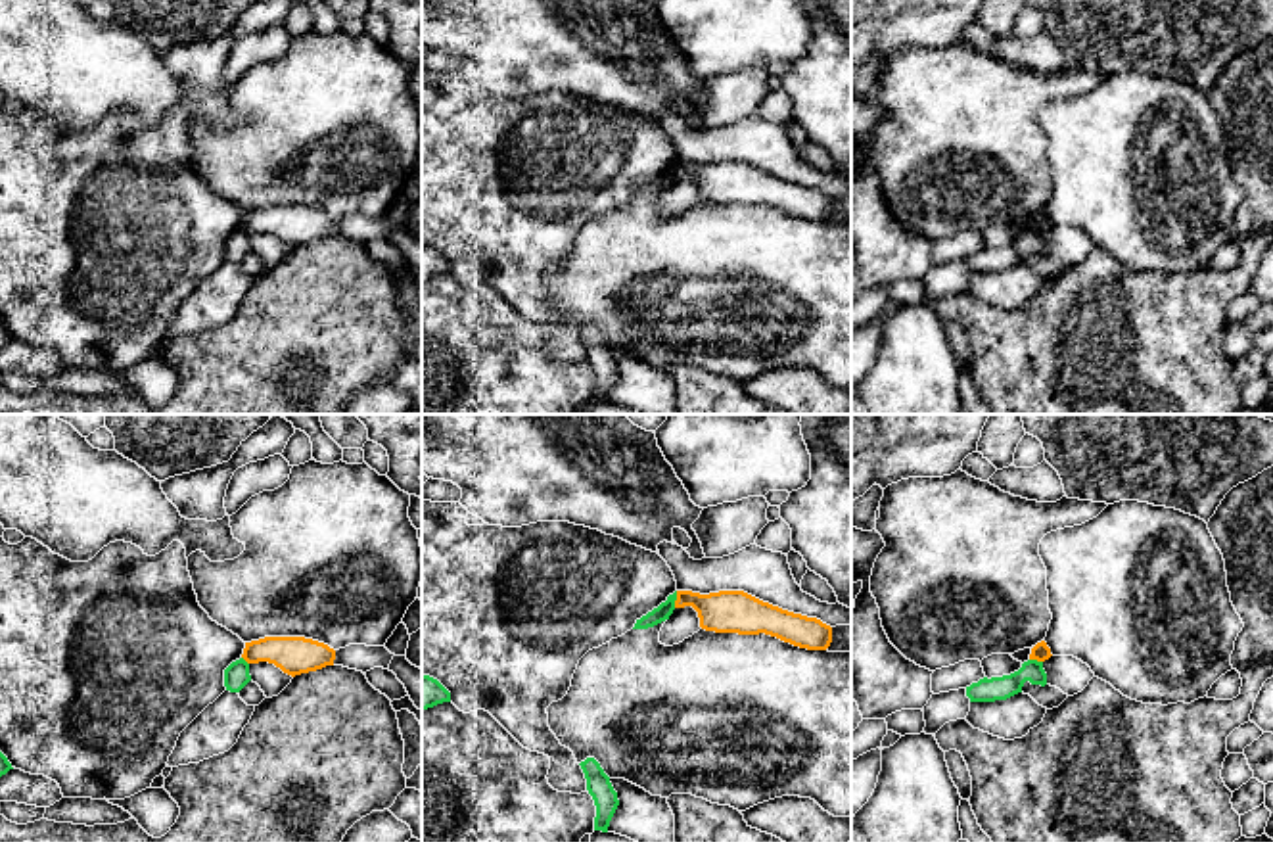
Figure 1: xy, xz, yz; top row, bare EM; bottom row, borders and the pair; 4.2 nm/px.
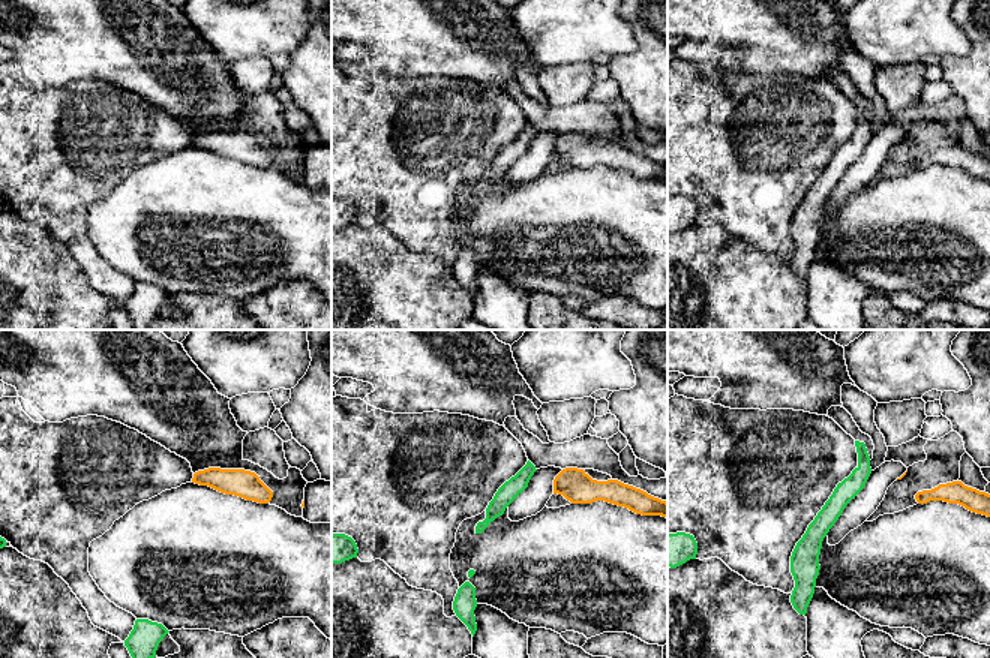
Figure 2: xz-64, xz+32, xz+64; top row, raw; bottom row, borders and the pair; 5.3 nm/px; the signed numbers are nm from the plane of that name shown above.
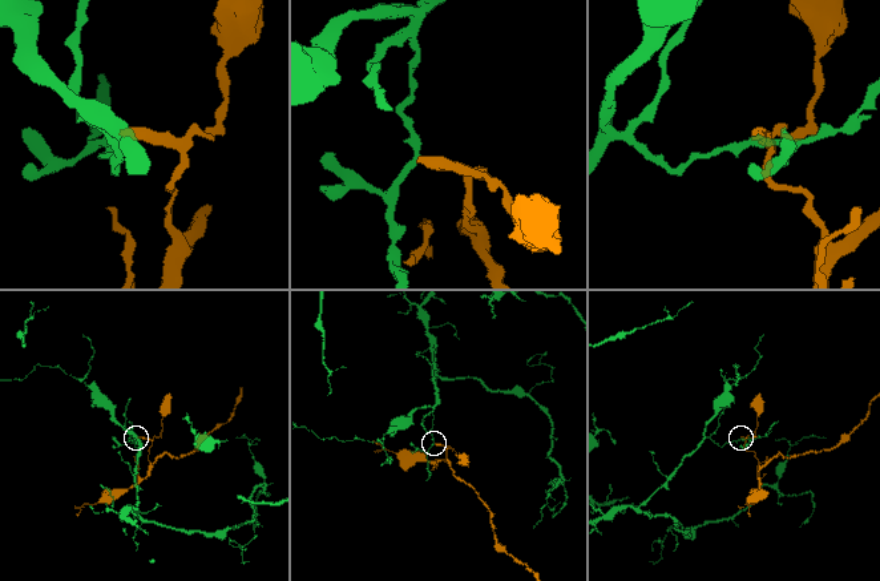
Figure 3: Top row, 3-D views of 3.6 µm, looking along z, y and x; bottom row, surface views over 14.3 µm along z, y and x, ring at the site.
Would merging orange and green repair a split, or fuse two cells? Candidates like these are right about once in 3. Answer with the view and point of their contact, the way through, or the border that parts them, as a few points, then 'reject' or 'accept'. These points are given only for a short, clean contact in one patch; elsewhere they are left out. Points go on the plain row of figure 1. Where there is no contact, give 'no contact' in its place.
meets orange in xz at (677, 169); border along xz (677, 162), (673, 177); reject

